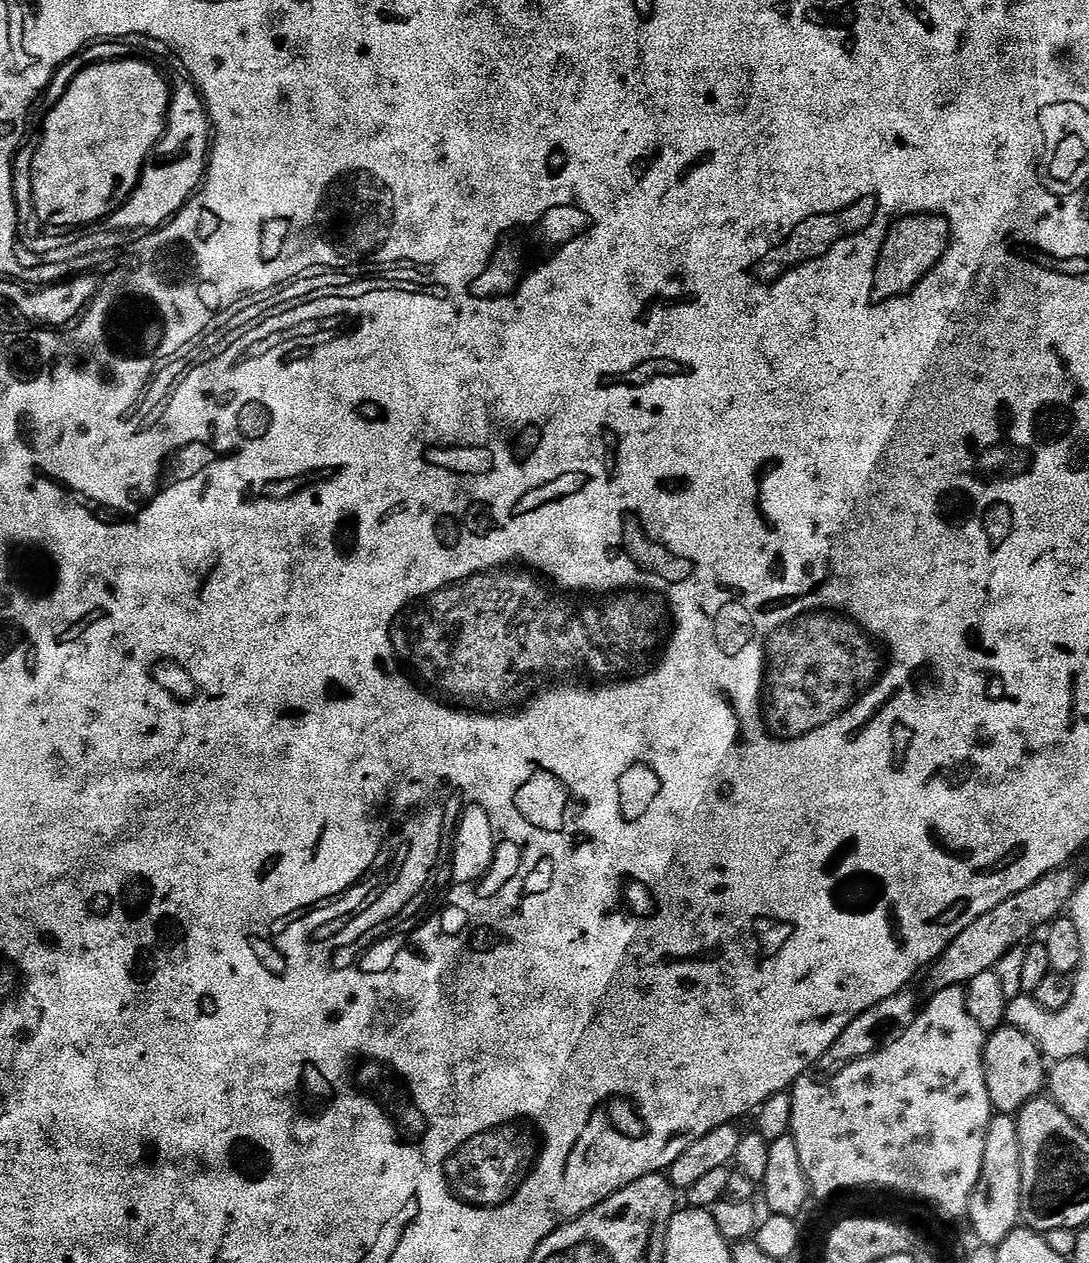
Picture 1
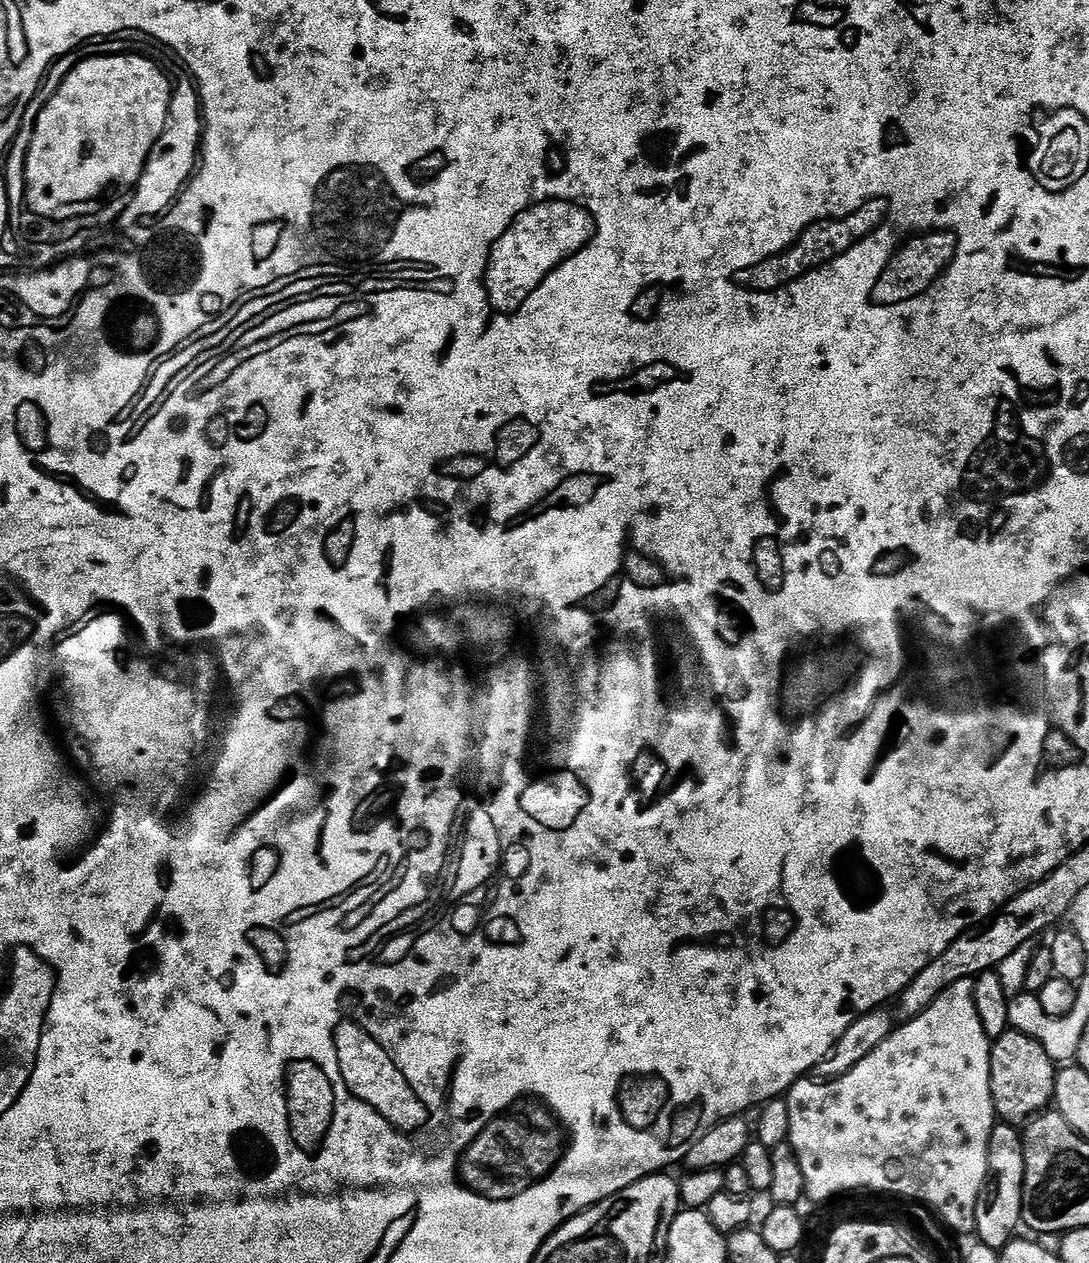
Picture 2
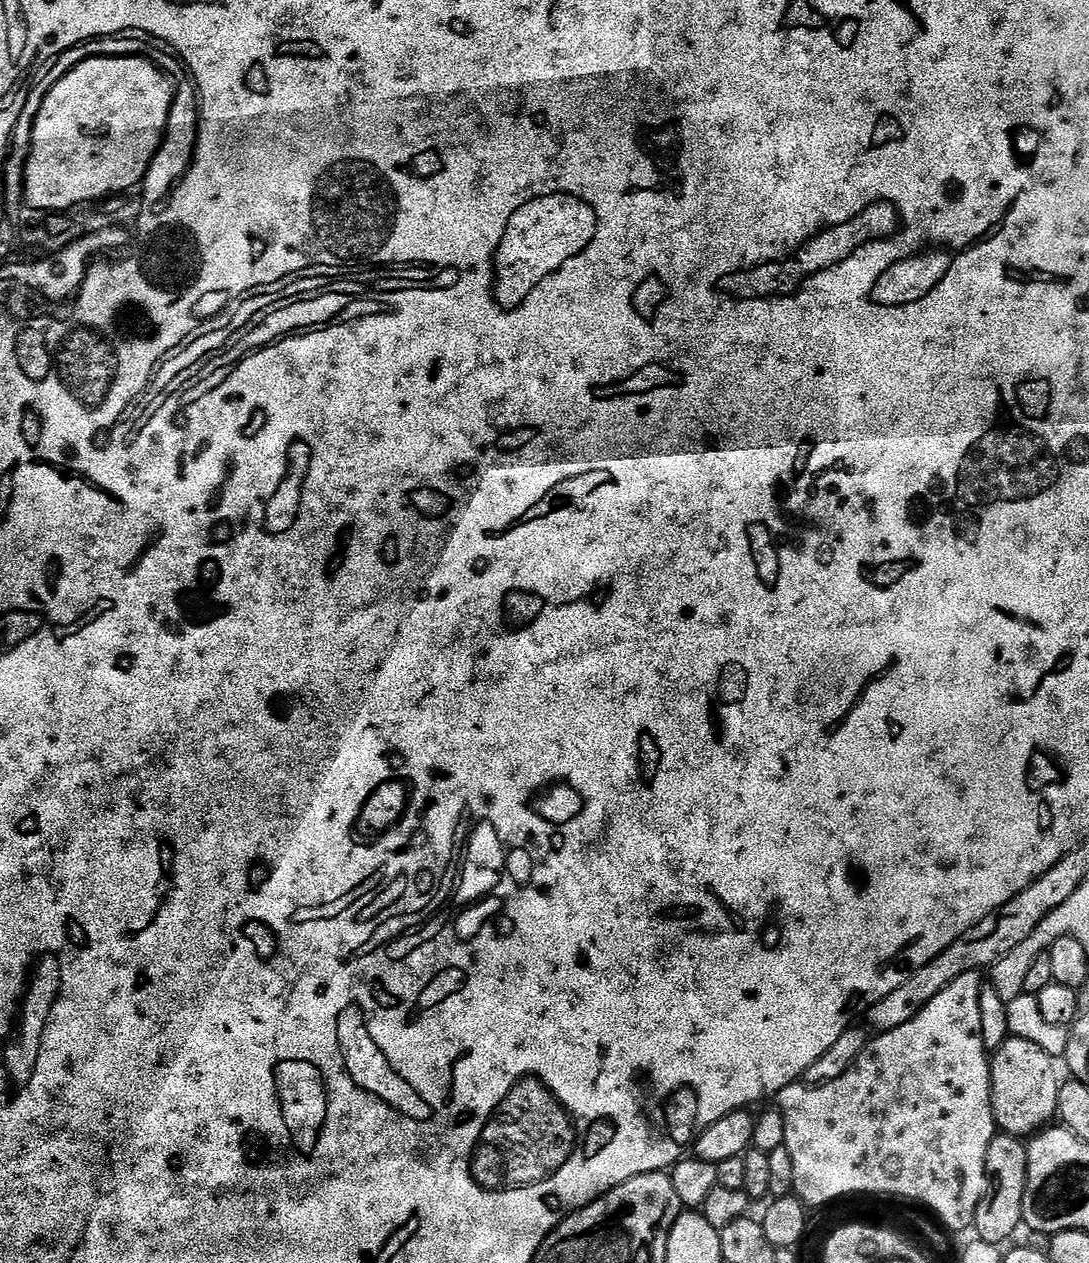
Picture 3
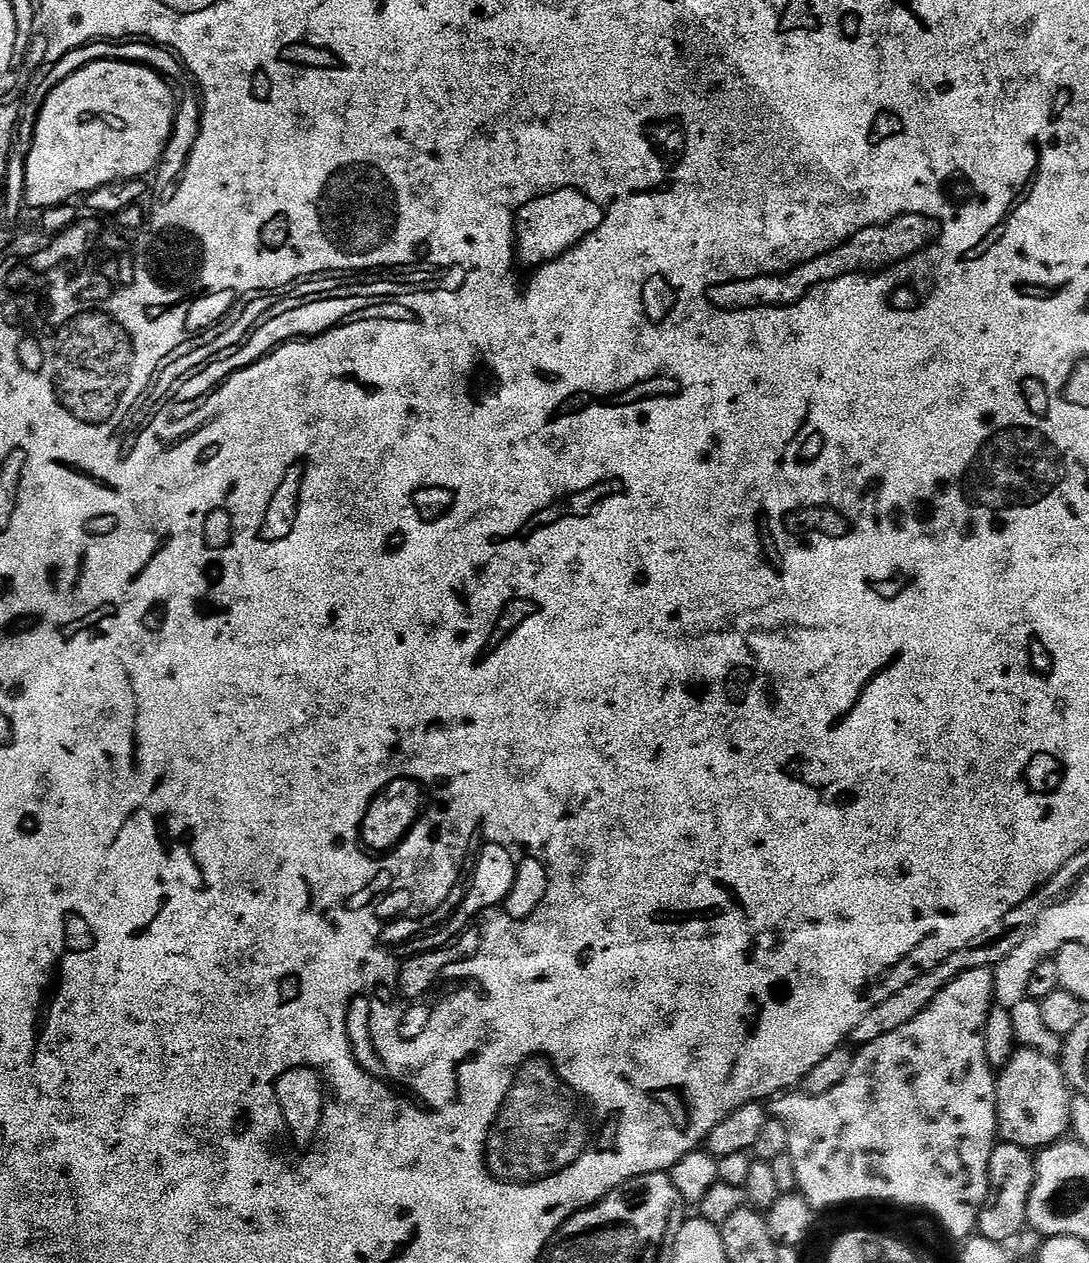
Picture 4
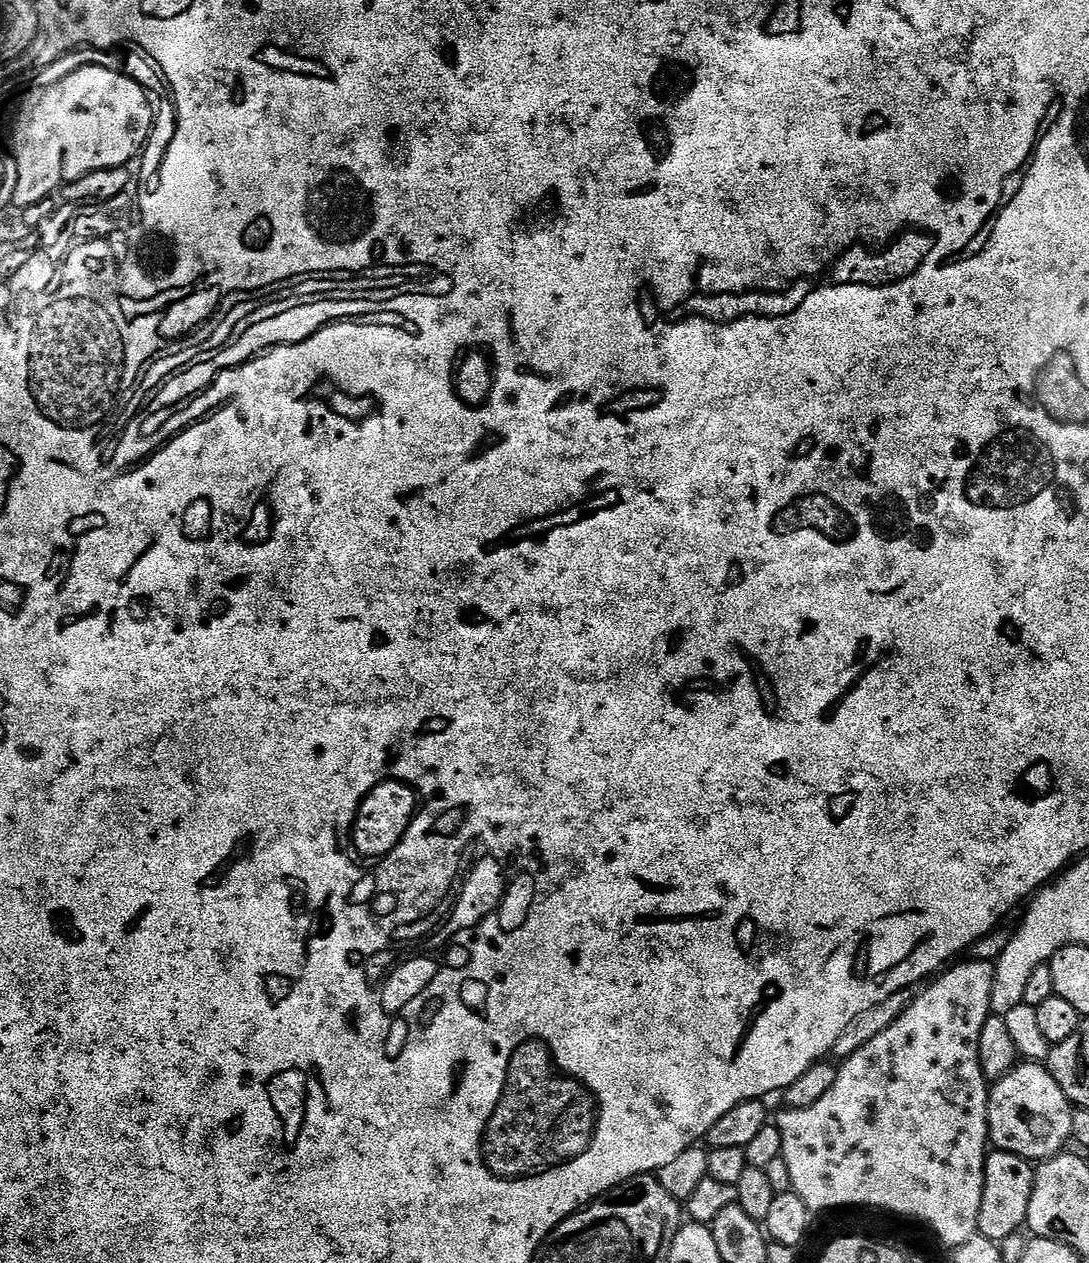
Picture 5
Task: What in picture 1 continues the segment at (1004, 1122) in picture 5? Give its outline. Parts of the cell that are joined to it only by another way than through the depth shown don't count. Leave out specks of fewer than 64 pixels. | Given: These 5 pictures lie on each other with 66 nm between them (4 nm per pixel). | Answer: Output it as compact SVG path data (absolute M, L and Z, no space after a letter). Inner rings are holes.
M1017 1028L996 1029L984 1042L986 1090L993 1109L1000 1114L1015 1114L1036 1099L1046 1088L1046 1057L1026 1033Z

